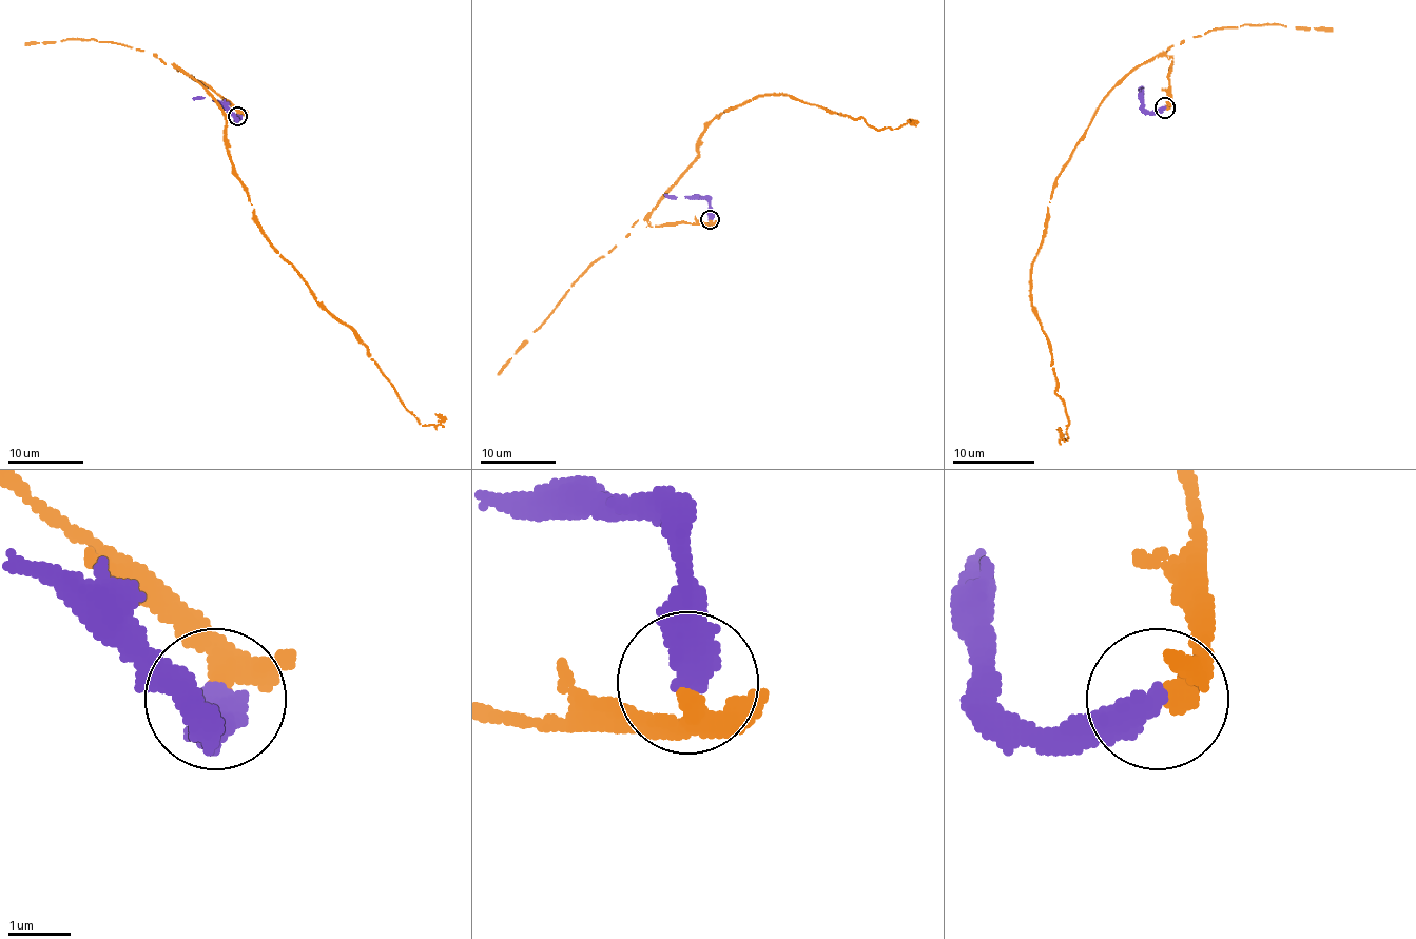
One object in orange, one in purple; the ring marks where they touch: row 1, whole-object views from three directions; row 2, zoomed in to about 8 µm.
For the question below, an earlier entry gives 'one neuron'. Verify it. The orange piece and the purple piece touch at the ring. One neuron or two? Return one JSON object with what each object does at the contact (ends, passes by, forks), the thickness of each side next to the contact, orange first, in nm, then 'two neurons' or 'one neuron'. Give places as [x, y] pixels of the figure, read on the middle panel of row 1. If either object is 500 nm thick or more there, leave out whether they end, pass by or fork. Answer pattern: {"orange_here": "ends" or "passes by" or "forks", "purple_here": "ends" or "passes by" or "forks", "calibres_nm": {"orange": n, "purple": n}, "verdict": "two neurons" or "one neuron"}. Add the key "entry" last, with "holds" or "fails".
{"calibres_nm": {"orange": 320, "purple": 500}, "verdict": "one neuron", "entry": "holds"}

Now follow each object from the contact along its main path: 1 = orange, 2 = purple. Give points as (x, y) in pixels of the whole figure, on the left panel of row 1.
1: (238, 116), (175, 69), (221, 109), (232, 169), (269, 243), (354, 332), (423, 425), (435, 425), (442, 414)
2: (238, 116), (236, 119), (215, 100), (193, 97)

